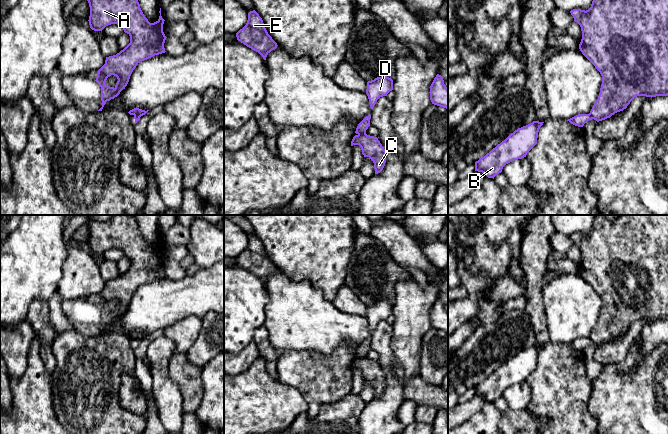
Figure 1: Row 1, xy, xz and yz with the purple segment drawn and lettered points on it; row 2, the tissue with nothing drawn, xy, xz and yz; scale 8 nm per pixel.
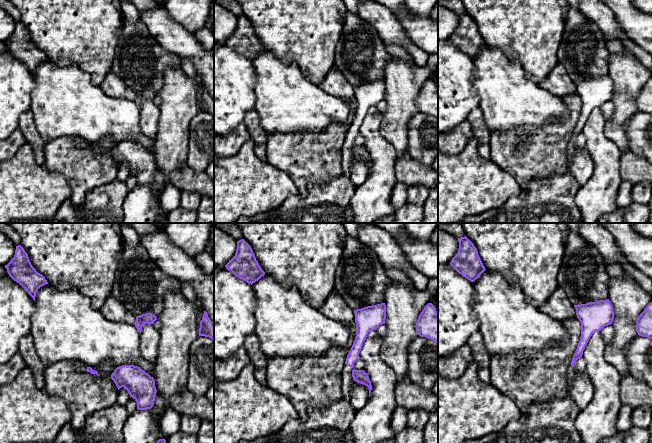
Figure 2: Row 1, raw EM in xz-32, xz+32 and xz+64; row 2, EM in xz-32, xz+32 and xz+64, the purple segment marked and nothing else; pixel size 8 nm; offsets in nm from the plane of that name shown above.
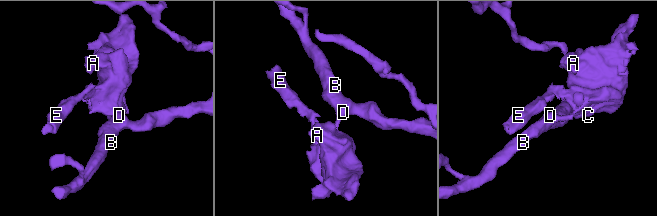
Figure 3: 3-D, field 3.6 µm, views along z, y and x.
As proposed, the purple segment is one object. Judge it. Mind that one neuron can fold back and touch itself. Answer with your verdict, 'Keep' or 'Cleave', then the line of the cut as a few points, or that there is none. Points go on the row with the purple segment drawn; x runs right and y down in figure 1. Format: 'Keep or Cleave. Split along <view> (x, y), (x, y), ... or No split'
Cleave. Split along xz (365, 132), (358, 135)

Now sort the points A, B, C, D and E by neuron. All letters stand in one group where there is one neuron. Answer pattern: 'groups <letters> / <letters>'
groups A C E / B D

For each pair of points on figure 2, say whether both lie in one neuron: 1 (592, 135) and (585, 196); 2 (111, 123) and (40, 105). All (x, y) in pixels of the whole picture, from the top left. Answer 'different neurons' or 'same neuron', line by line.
1: same neuron
2: same neuron

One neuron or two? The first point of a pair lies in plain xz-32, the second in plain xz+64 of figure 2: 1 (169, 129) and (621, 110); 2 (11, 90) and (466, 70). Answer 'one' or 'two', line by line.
1: one
2: one

